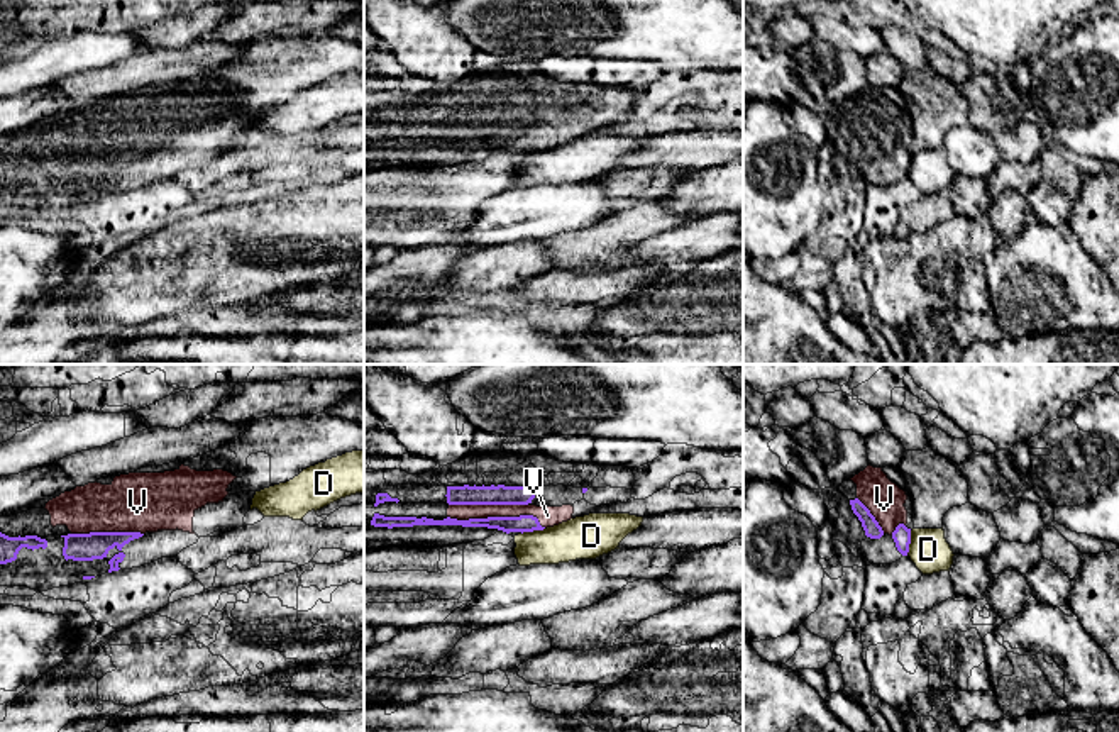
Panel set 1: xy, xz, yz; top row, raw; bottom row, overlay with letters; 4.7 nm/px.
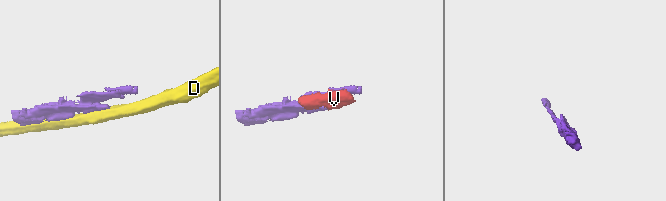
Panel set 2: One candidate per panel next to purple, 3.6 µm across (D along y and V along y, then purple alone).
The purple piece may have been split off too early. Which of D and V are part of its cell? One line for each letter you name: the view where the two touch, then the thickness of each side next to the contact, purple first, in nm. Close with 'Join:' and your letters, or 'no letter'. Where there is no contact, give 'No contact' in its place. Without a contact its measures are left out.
V: Touches purple in xz. Thickness 80 nm (purple) against 100 nm
Join: V

